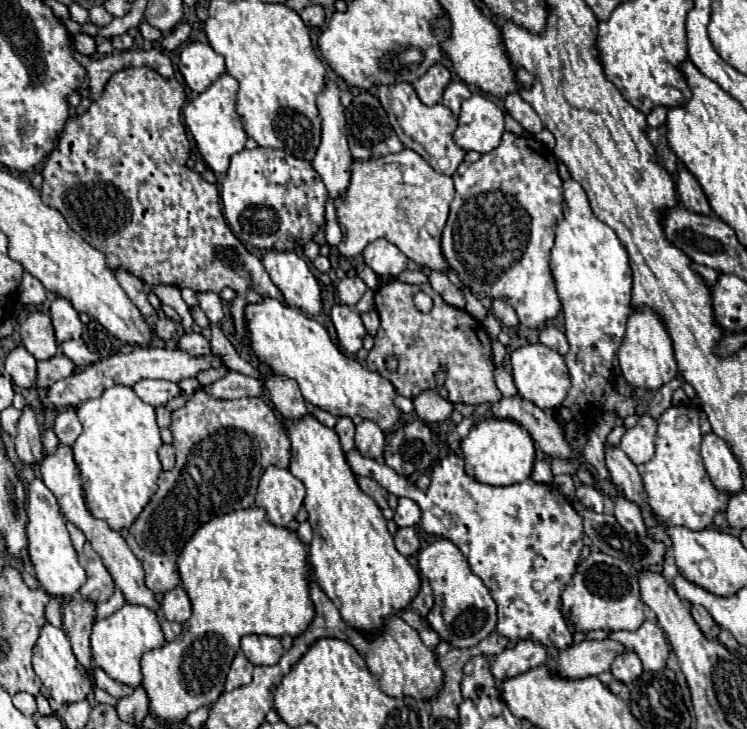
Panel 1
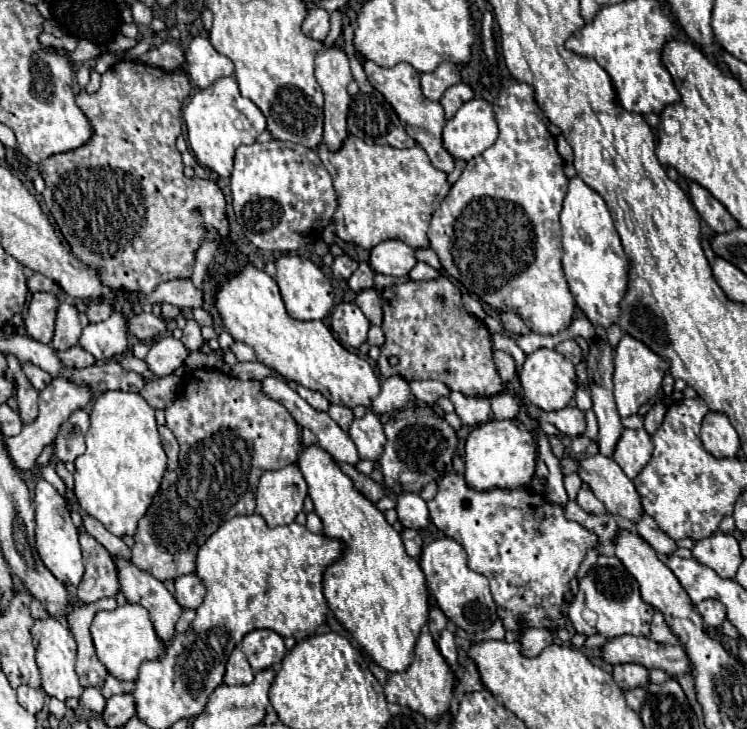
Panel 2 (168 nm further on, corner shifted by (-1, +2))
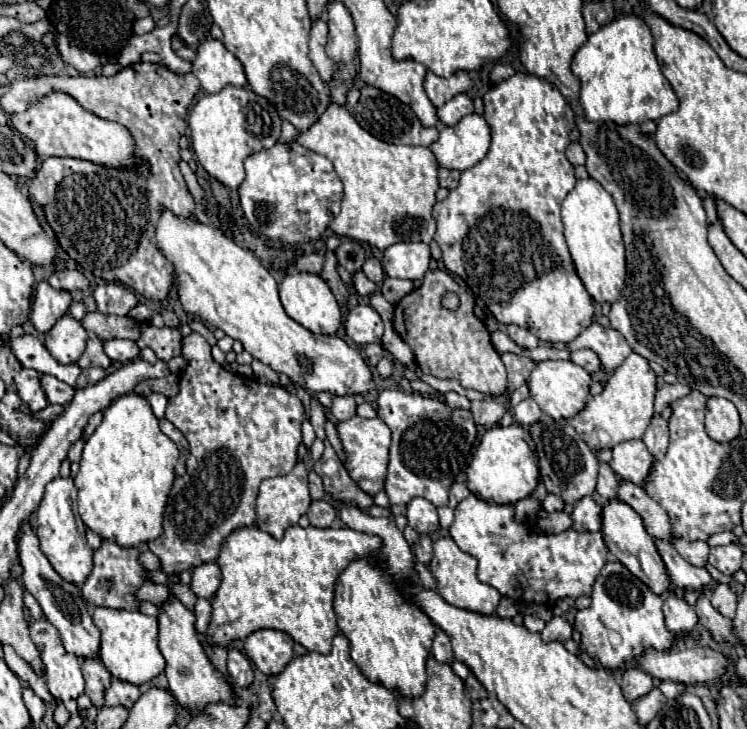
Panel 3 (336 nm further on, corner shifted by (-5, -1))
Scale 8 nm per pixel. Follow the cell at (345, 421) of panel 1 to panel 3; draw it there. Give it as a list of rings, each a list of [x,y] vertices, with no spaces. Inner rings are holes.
[[[334,396],[332,414],[336,420],[348,420],[356,414],[356,402],[352,396]]]

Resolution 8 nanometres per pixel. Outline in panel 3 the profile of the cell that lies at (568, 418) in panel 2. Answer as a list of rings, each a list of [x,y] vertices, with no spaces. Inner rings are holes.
[[[632,352],[622,366],[618,366],[608,378],[600,396],[592,396],[586,408],[576,414],[570,424],[576,428],[580,438],[592,448],[614,448],[626,440],[638,440],[644,436],[652,416],[654,416],[654,392],[656,392],[656,374],[650,368],[648,360]]]

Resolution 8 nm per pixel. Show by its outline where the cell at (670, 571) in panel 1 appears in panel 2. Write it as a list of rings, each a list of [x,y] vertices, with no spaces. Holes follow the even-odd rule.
[[[644,427],[624,429],[612,459],[622,467],[628,479],[634,479],[640,473],[640,469],[650,461],[652,451],[652,437],[646,433]]]

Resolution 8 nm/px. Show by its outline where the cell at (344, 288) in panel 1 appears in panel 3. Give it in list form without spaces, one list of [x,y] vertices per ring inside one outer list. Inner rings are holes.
[[[370,258],[370,260],[366,260],[366,264],[364,264],[364,274],[366,274],[372,282],[376,282],[376,284],[380,286],[382,280],[384,280],[384,270],[382,270],[380,260],[378,260],[378,258]]]

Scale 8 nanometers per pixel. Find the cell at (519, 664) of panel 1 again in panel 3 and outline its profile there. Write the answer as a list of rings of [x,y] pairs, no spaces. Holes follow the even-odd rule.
[[[554,616],[550,622],[546,622],[546,628],[542,630],[542,638],[546,642],[552,642],[552,640],[560,640],[560,642],[566,642],[572,638],[572,626],[568,620],[560,618],[560,616]]]

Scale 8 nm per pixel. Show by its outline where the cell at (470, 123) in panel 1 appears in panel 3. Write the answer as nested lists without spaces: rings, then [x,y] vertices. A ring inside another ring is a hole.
[[[468,114],[456,126],[444,126],[440,138],[430,144],[438,166],[446,170],[468,170],[478,164],[490,146],[490,126],[484,116]]]

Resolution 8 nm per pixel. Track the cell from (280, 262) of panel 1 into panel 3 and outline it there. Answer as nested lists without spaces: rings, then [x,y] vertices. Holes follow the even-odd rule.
[[[290,272],[280,282],[280,300],[286,314],[314,334],[336,334],[342,326],[342,312],[330,286],[318,276],[308,272]]]

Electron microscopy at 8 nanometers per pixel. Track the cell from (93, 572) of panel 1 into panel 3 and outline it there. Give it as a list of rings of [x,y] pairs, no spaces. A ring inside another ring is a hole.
[[[104,540],[102,546],[94,552],[94,568],[84,582],[82,594],[86,602],[94,606],[106,606],[106,608],[124,608],[124,610],[138,610],[140,600],[136,598],[138,588],[148,580],[148,572],[140,562],[138,548],[120,548],[116,542]]]

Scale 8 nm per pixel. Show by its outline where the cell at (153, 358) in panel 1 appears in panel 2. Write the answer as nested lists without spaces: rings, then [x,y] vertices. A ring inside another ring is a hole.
[[[54,377],[50,381],[50,385],[46,385],[44,391],[40,391],[40,415],[34,423],[30,425],[24,425],[22,431],[16,435],[16,437],[8,437],[6,439],[6,445],[8,445],[8,453],[14,461],[14,465],[22,471],[22,469],[30,469],[36,459],[38,459],[38,453],[42,453],[42,449],[46,445],[50,445],[58,433],[58,427],[62,425],[62,421],[68,419],[68,415],[76,409],[84,409],[92,399],[96,397],[96,391],[90,389],[88,385],[78,385],[70,379],[64,379],[64,377]]]

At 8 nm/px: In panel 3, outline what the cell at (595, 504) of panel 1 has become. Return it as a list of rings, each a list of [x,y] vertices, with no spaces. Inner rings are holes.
[[[600,495],[598,496],[598,499],[586,496],[574,504],[574,510],[570,514],[574,530],[578,530],[578,532],[600,532],[602,530],[600,512],[606,502],[602,502]]]

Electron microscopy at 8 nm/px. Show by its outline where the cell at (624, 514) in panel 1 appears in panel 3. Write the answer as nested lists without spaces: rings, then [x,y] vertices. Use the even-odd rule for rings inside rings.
[[[674,538],[672,540],[672,544],[674,544],[674,548],[678,550],[678,554],[684,558],[684,560],[688,560],[690,564],[694,564],[694,566],[706,566],[706,562],[708,562],[708,550],[710,550],[710,546],[706,544],[706,542],[686,542],[686,540],[680,540],[680,538]]]

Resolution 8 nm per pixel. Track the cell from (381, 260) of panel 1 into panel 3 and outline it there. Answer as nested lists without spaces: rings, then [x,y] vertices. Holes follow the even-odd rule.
[[[398,242],[386,248],[382,266],[390,278],[420,280],[430,266],[430,248],[424,242]]]

